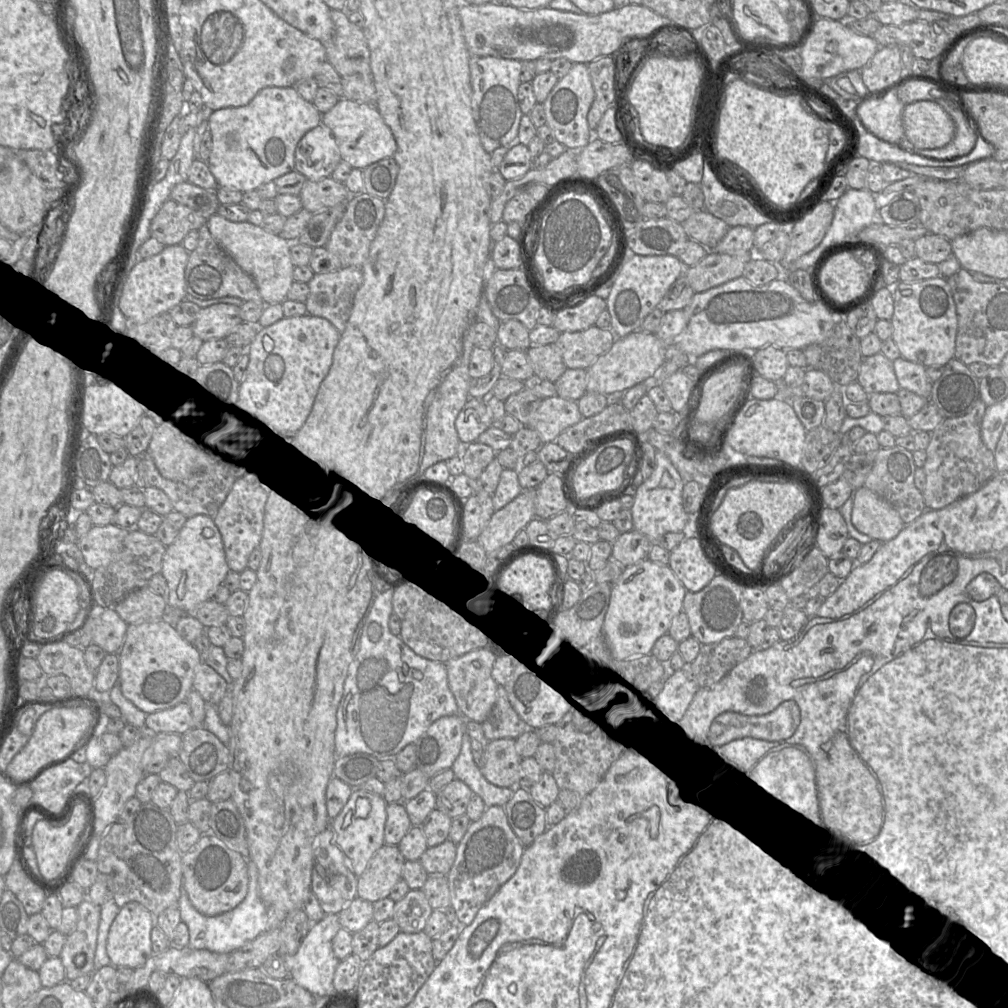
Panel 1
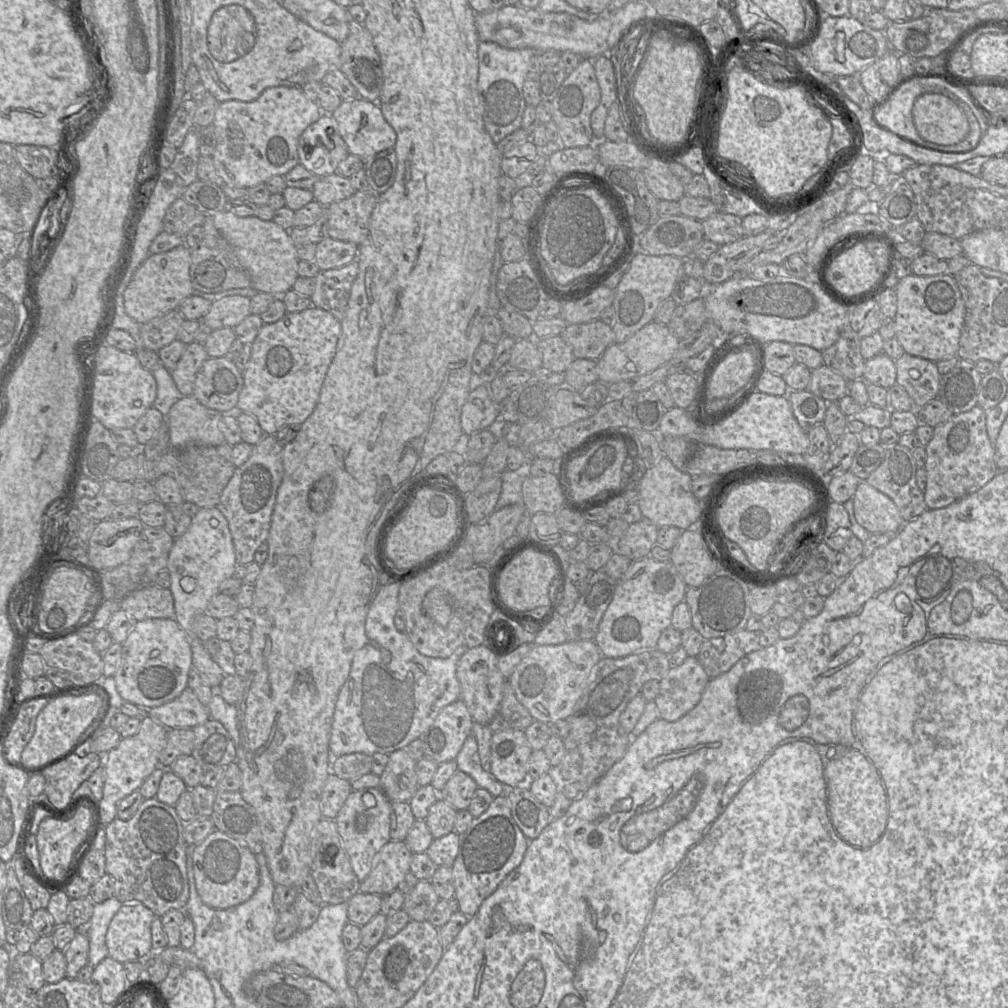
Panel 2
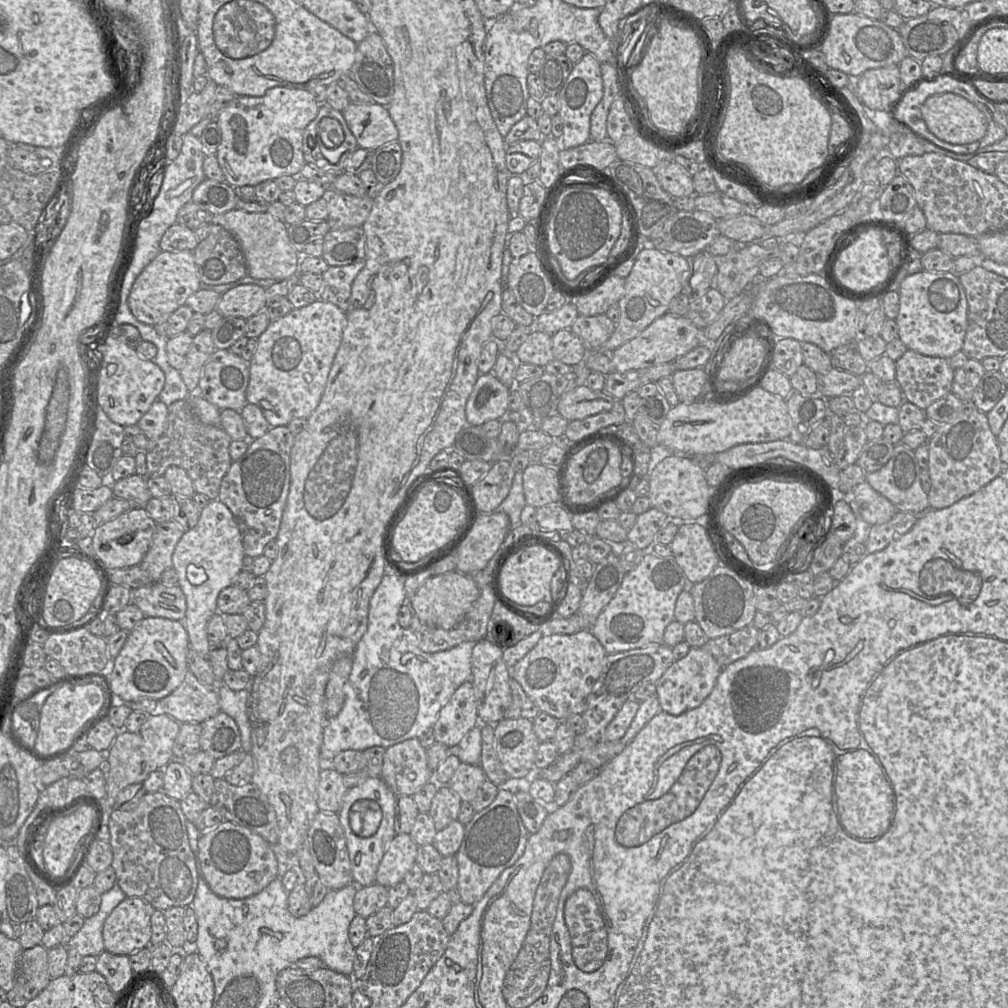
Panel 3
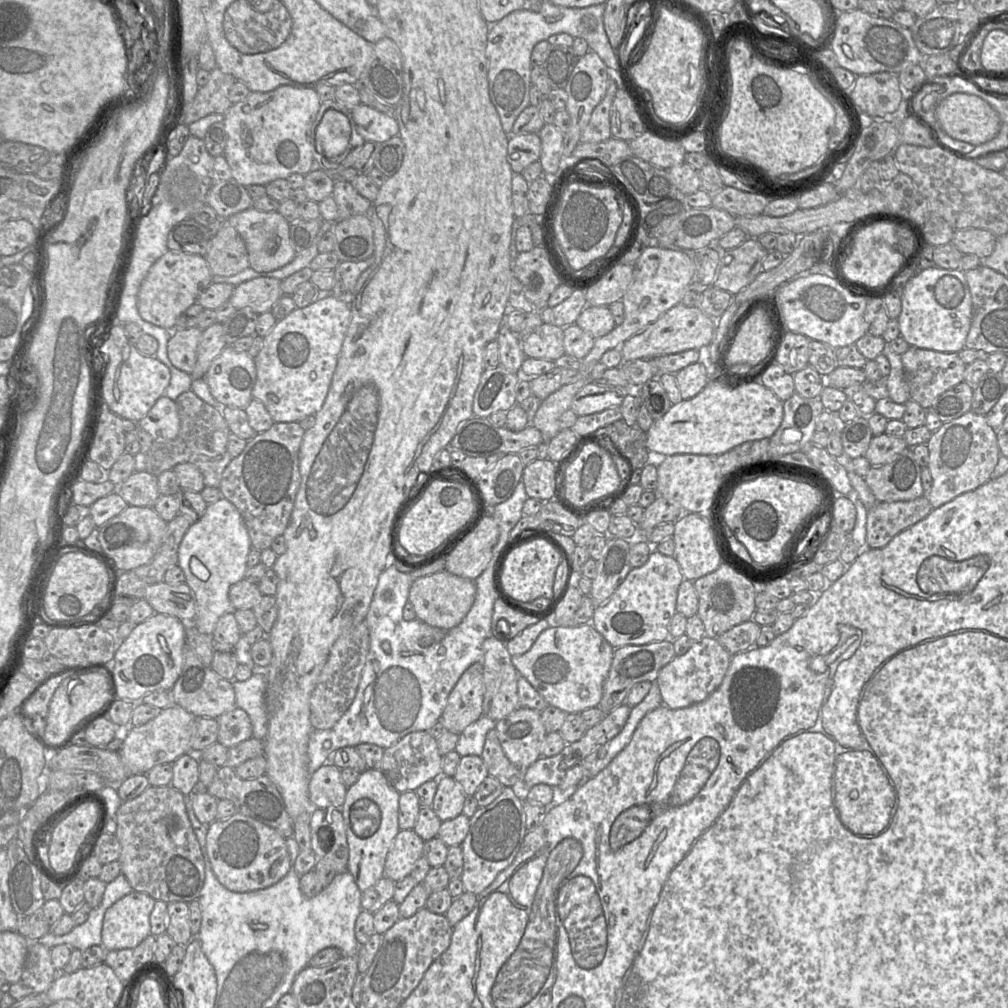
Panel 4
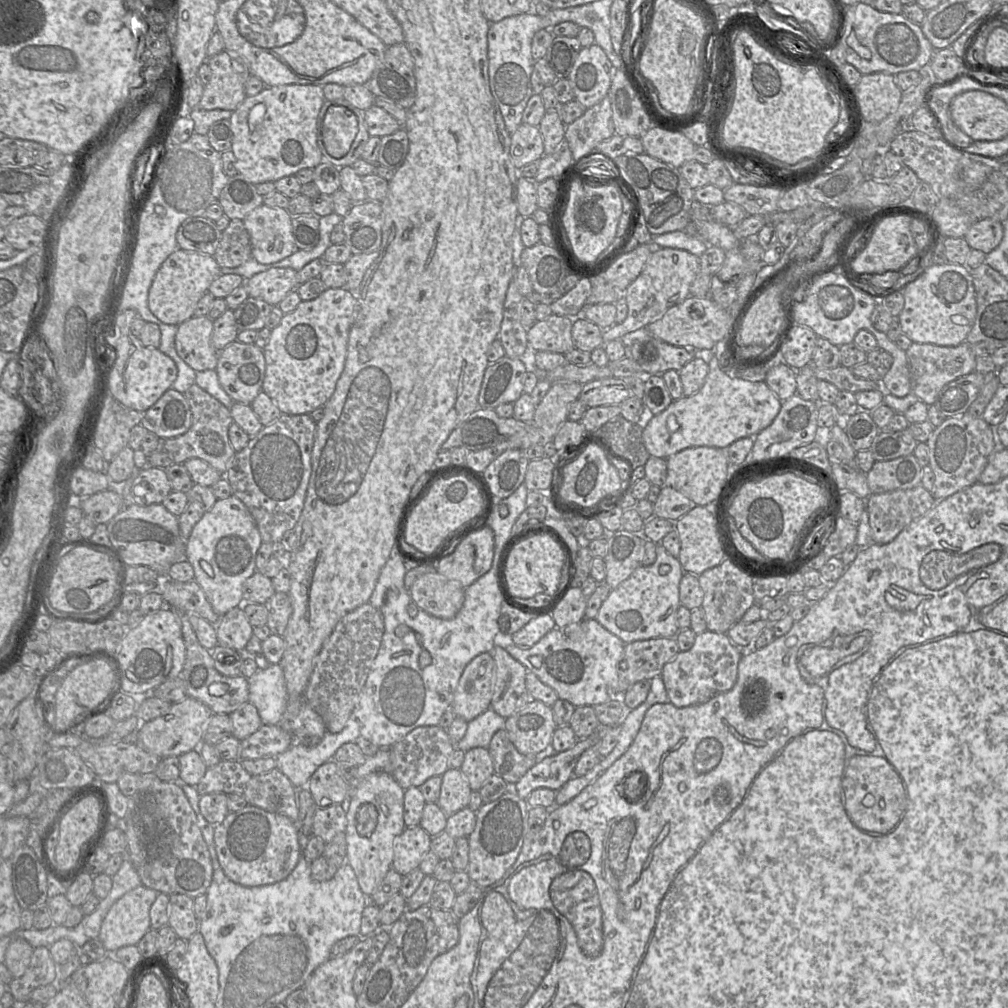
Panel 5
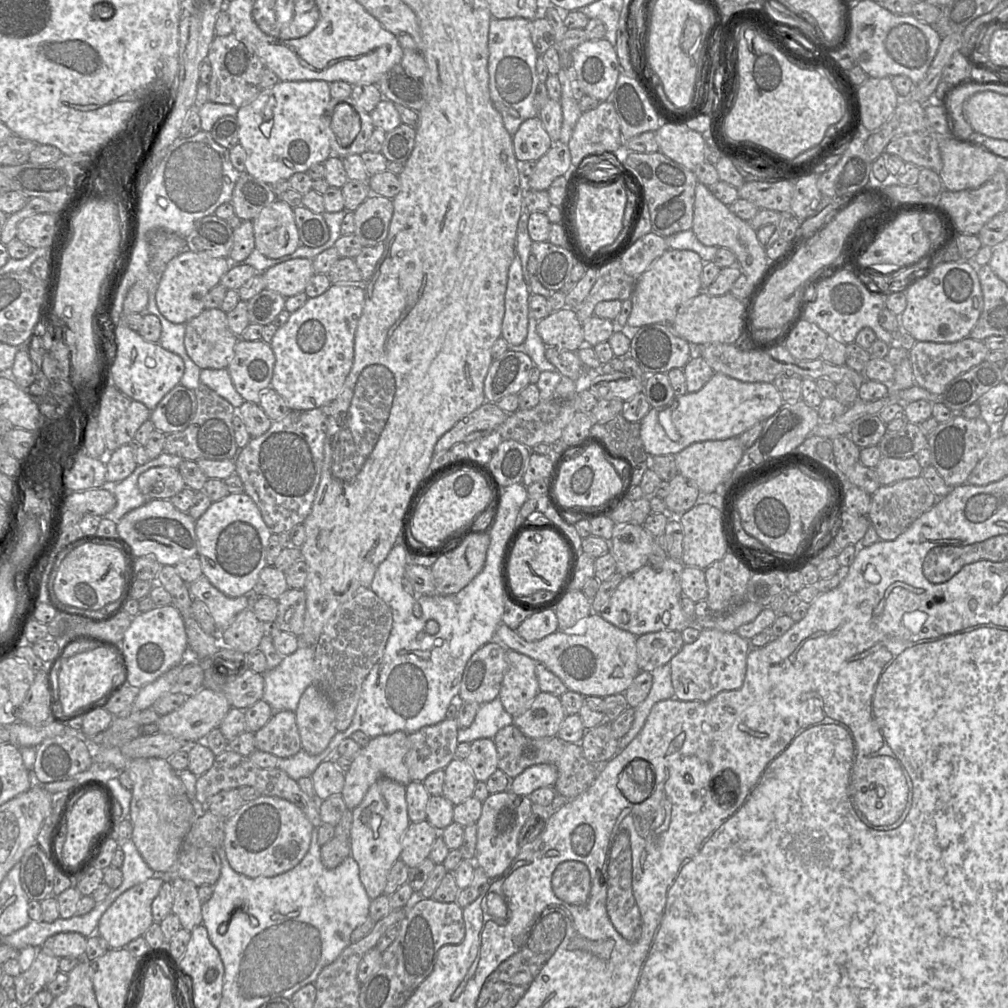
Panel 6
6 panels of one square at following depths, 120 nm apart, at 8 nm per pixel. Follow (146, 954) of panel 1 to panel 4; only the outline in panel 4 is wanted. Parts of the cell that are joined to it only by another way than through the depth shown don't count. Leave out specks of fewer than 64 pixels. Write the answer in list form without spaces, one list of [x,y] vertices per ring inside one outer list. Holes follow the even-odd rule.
[[[132,891],[110,906],[103,920],[102,943],[106,951],[134,949],[151,934],[150,914],[156,900]]]

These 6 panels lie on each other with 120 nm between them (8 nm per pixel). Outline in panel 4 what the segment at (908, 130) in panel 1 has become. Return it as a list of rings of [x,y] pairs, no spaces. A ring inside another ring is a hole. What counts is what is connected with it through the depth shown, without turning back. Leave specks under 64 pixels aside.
[[[953,93],[935,109],[939,127],[950,137],[978,146],[1000,131],[997,111],[984,99],[968,93]]]

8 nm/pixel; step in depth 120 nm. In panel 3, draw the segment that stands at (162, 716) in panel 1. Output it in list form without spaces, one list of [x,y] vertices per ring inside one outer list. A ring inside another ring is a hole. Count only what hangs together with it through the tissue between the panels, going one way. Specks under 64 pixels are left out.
[[[189,669],[182,683],[157,703],[157,712],[181,723],[202,723],[220,711],[218,693],[200,683]]]

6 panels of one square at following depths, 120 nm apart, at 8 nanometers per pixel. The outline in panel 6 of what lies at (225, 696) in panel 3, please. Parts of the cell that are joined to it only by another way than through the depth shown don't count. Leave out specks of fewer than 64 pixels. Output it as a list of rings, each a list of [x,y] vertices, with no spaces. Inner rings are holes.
[[[312,646],[299,647],[285,656],[276,668],[263,674],[262,699],[274,712],[295,712],[305,689],[314,684],[314,654]]]

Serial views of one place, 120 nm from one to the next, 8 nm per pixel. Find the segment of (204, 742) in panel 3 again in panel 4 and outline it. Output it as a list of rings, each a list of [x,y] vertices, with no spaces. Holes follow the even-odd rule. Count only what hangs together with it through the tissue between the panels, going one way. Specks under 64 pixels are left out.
[[[235,707],[216,718],[218,722],[217,742],[231,748],[252,737],[252,724],[248,714]]]

